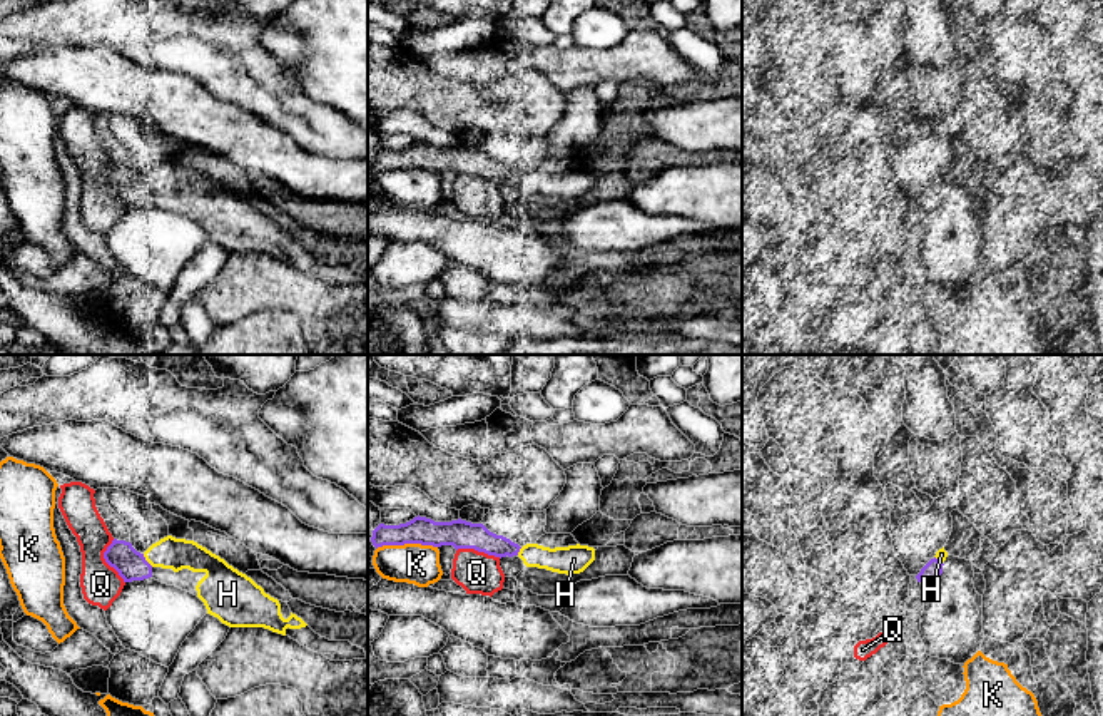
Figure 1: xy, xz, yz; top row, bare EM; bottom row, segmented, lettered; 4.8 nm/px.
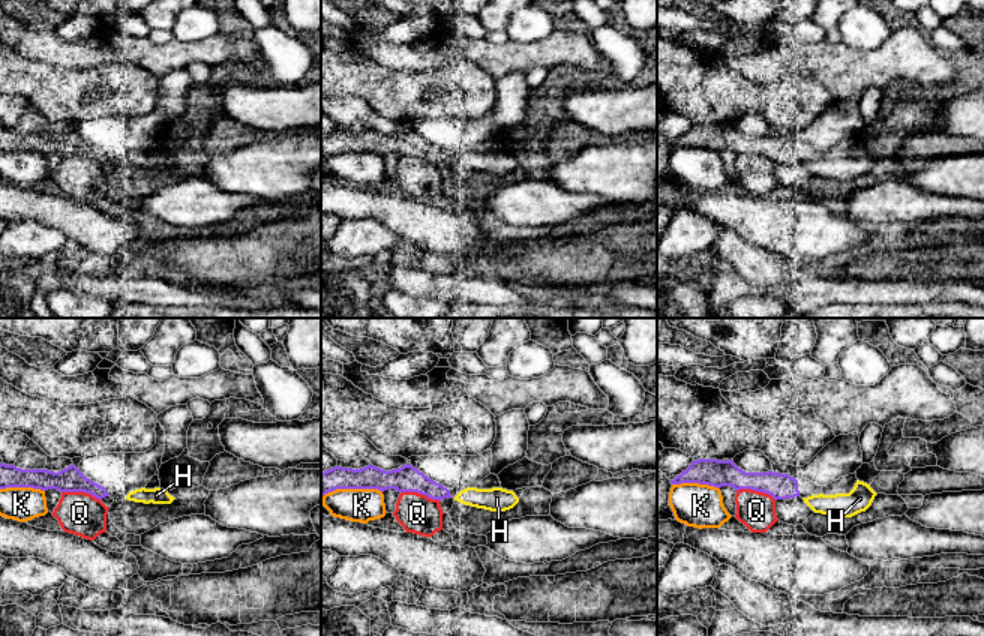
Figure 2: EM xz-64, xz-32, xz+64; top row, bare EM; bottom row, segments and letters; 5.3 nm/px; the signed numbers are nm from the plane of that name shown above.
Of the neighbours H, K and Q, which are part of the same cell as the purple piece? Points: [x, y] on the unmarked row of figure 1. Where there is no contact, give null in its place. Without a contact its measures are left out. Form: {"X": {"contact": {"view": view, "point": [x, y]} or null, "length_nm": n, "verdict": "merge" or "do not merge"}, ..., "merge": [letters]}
{"H": {"contact": {"view": "xy", "point": [146, 186]}, "length_nm": 80, "verdict": "merge"}, "K": {"contact": {"view": "xz", "point": [406, 168]}, "length_nm": 300, "verdict": "do not merge"}, "Q": {"contact": {"view": "xy", "point": [106, 186]}, "length_nm": 220, "verdict": "do not merge"}, "merge": ["H"]}

